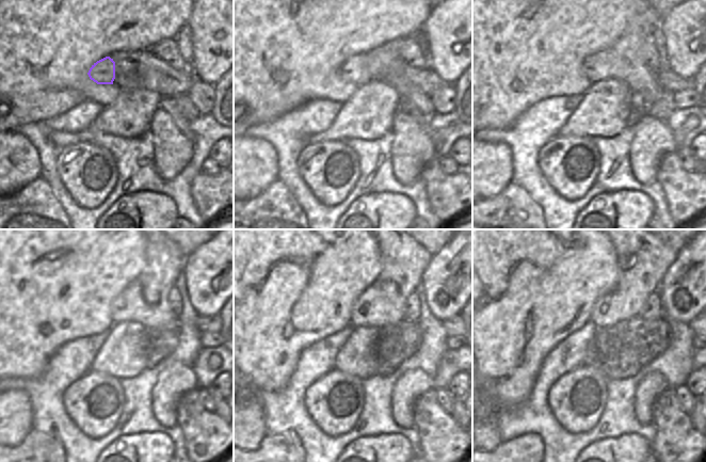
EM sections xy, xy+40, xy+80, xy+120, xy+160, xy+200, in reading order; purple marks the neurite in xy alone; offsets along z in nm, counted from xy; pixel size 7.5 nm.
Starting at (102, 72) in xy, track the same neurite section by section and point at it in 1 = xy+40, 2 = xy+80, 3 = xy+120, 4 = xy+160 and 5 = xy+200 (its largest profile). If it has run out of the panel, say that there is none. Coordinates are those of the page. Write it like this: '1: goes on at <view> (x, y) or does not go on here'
1: goes on at xy+40 (362, 68)
2: goes on at xy+80 (619, 62)
3: goes on at xy+120 (141, 301)
4: goes on at xy+160 (404, 260)
5: goes on at xy+200 (653, 257)

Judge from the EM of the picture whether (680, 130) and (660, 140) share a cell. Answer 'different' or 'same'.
different

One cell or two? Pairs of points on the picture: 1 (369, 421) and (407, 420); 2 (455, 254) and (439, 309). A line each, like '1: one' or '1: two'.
1: two
2: one

